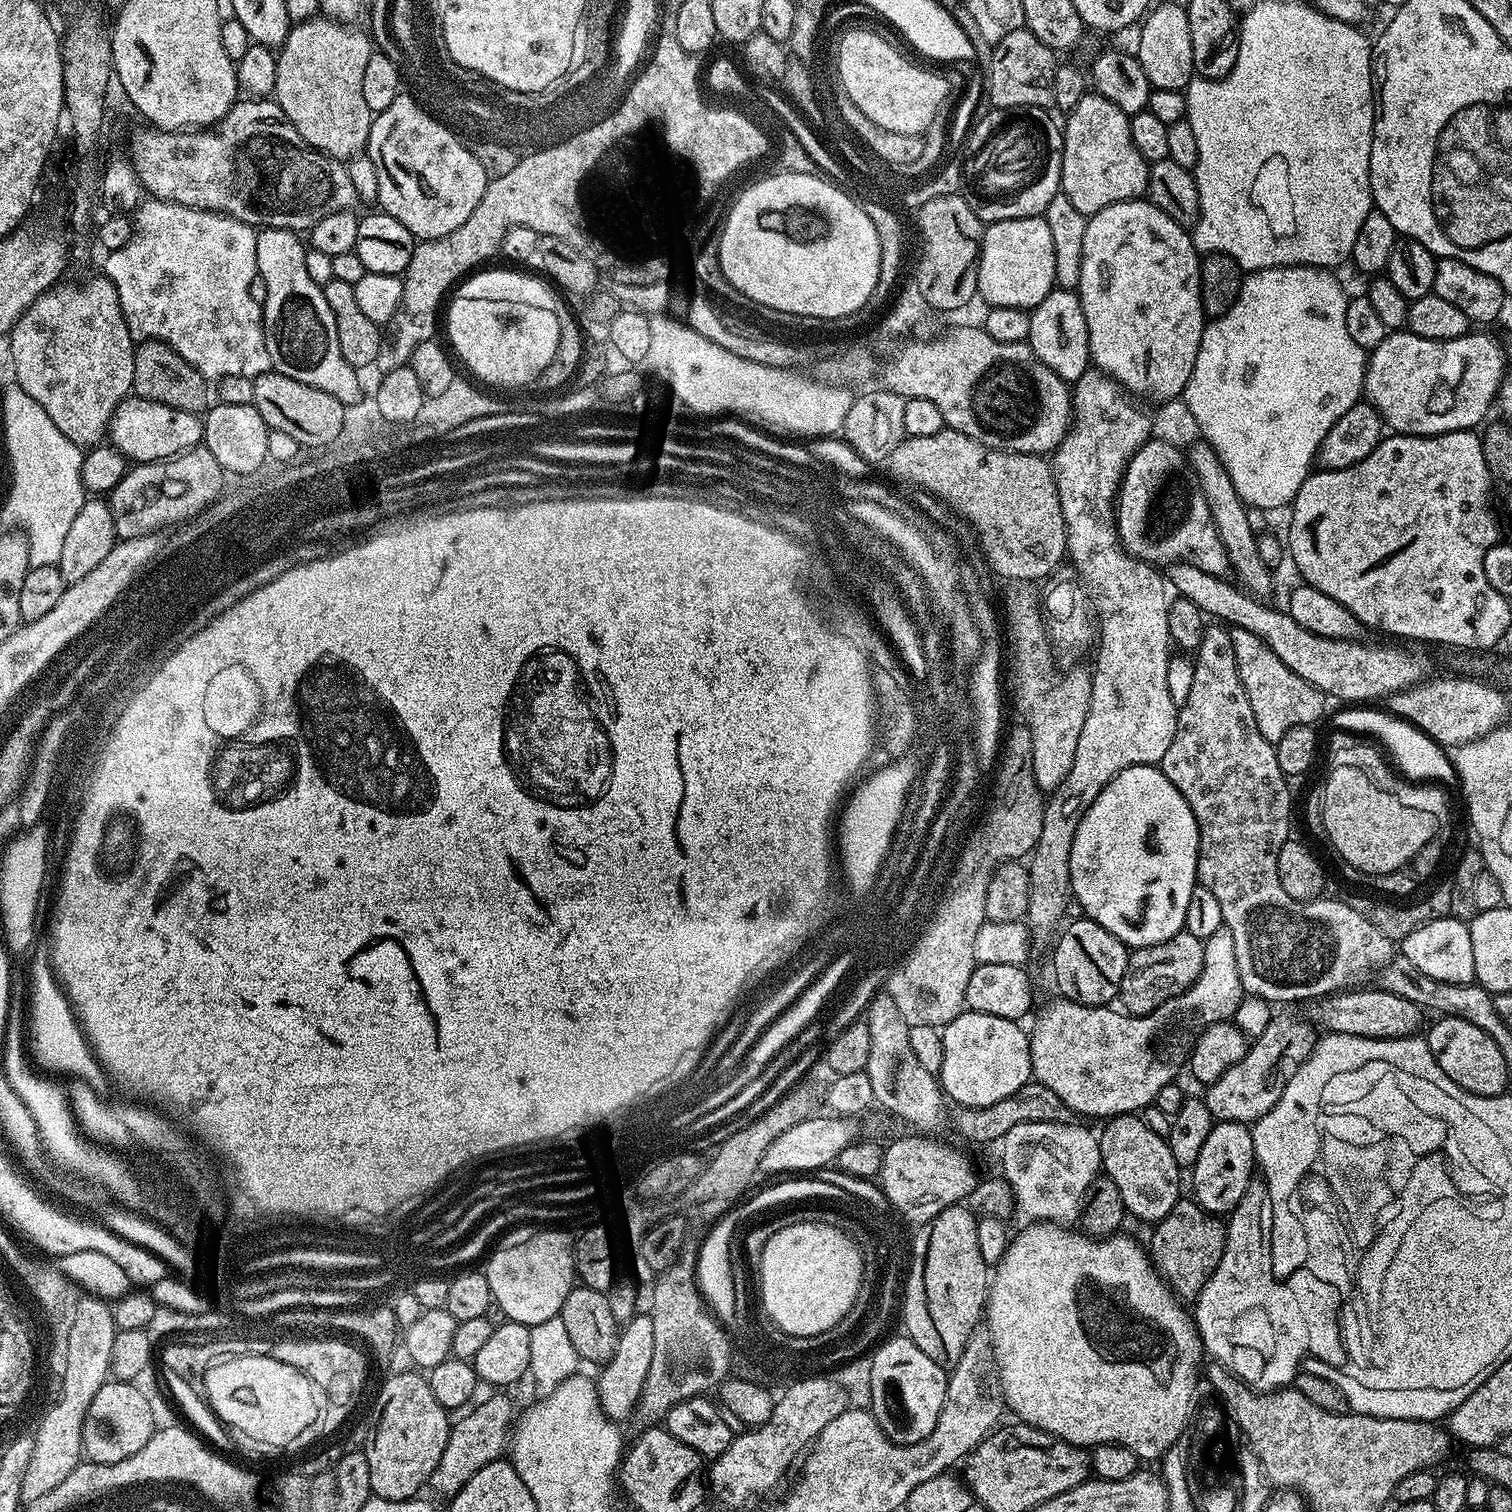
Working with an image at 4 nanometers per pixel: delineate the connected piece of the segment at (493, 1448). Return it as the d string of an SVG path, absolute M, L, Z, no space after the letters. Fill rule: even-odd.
M508 1394L496 1395L500 1396L488 1396L480 1405L469 1407L463 1413L465 1416L449 1427L446 1450L442 1450L442 1458L430 1481L431 1487L436 1487L445 1498L455 1496L466 1482L470 1482L470 1478L474 1478L474 1474L478 1474L478 1470L482 1470L482 1466L501 1459L509 1447L510 1433L514 1428L512 1400L504 1396Z

